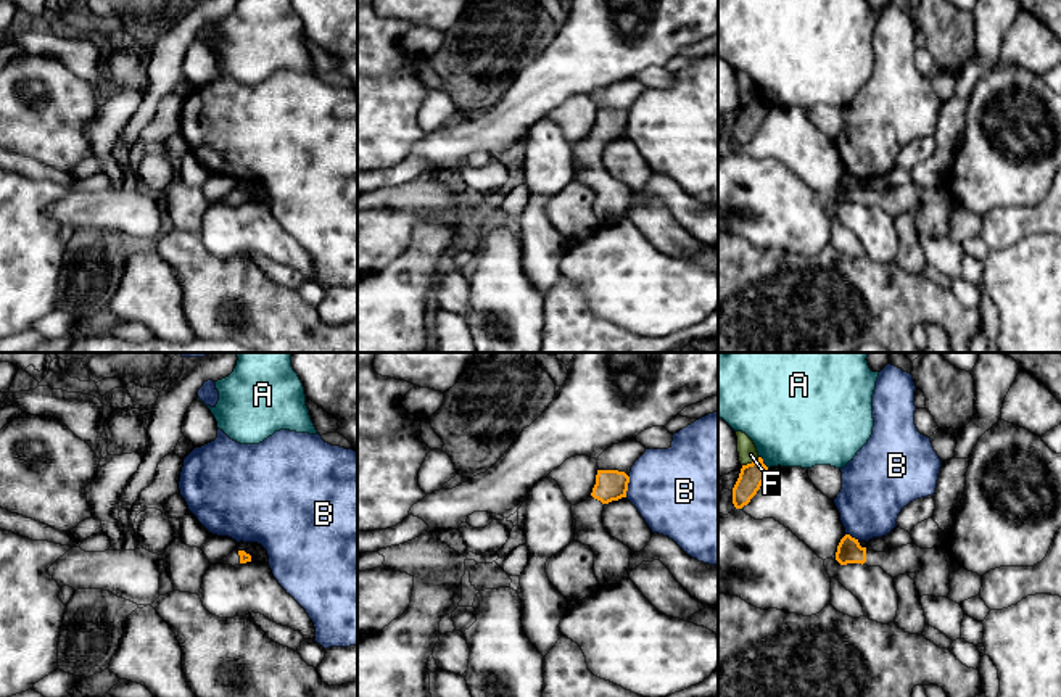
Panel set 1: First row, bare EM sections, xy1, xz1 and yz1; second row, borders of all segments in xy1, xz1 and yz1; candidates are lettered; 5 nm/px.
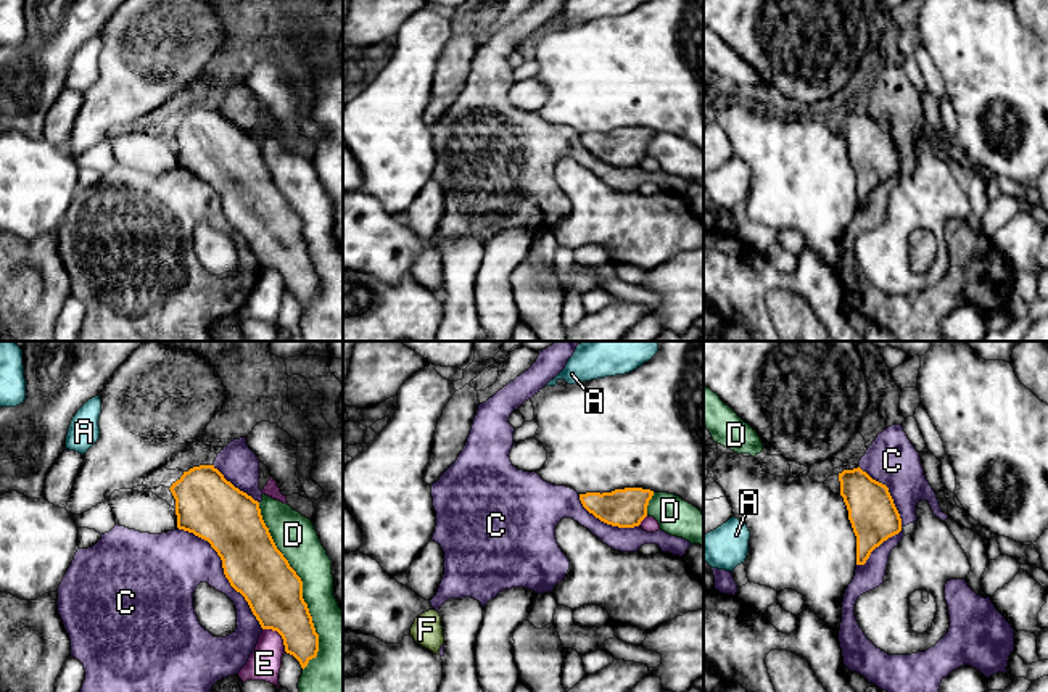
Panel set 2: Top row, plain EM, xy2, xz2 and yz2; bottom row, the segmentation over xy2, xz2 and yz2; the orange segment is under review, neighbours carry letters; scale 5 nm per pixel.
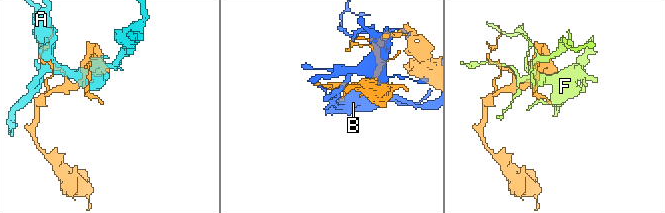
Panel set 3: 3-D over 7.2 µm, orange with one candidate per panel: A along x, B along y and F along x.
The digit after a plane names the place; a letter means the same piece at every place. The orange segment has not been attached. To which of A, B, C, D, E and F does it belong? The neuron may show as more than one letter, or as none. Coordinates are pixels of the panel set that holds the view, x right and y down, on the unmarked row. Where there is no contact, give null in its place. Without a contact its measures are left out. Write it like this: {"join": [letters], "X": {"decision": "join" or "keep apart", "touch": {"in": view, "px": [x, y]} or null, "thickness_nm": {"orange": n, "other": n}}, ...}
{"join": [], "A": {"decision": "keep apart", "touch": {"in": "yz1", "px": [762, 102]}, "thickness_nm": {"orange": 120, "other": 440}}, "B": {"decision": "keep apart", "touch": {"in": "xz1", "px": [627, 126]}, "thickness_nm": {"orange": 160, "other": 440}}, "C": {"decision": "keep apart", "touch": {"in": "xy2", "px": [224, 210]}, "thickness_nm": {"orange": 300, "other": 320}}, "D": {"decision": "keep apart", "touch": {"in": "xy2", "px": [301, 226]}, "thickness_nm": {"orange": 300, "other": 200}}, "E": {"decision": "keep apart", "touch": {"in": "xy2", "px": [279, 272]}, "thickness_nm": {"orange": 280, "other": 170}}, "F": {"decision": "keep apart", "touch": {"in": "yz1", "px": [752, 102]}, "thickness_nm": {"orange": 120, "other": 100}}}

